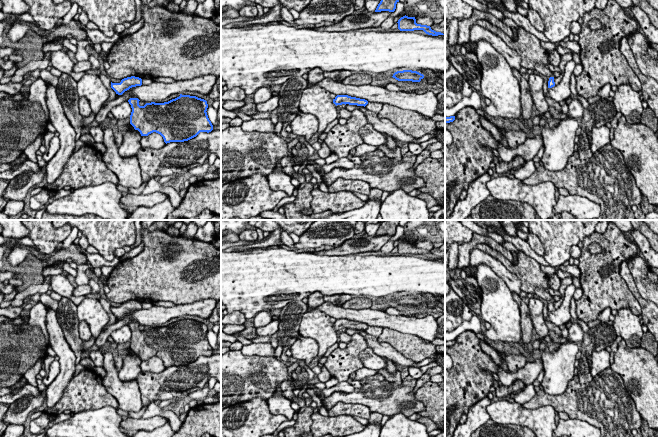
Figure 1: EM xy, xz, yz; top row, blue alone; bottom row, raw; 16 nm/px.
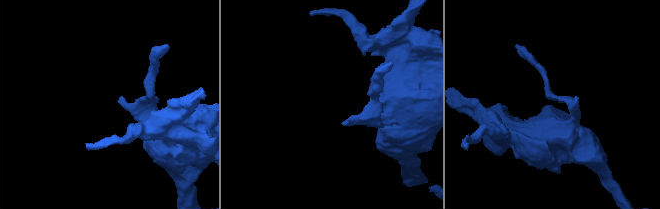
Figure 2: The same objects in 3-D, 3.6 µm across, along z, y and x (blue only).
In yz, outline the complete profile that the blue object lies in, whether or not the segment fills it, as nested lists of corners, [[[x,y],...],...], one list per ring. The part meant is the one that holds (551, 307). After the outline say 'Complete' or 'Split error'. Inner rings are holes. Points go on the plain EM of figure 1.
[[[567,277],[563,280],[561,280],[561,285],[560,285],[560,288],[559,288],[559,292],[561,294],[561,297],[557,302],[554,302],[554,301],[549,302],[548,312],[554,311],[555,309],[557,309],[561,305],[561,303],[564,299],[564,296],[565,296],[565,290],[571,284],[572,284],[572,278],[570,278],[570,277]]]. Split error

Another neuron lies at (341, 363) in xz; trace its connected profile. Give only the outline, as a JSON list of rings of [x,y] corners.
[[[354,333],[345,349],[338,347],[327,357],[324,367],[329,371],[331,378],[336,378],[338,382],[346,382],[352,373],[364,367],[359,354],[366,348],[368,345],[364,337]]]

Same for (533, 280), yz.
[[[478,244],[476,248],[492,256],[511,273],[515,274],[521,281],[521,291],[527,294],[531,293],[547,302],[553,301],[553,296],[546,291],[547,288],[550,288],[549,278],[541,270],[540,264],[536,260],[519,251],[517,253],[518,263],[512,264],[500,252],[493,250],[489,245]]]

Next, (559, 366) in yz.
[[[576,342],[559,345],[554,352],[541,351],[544,366],[544,378],[541,388],[546,394],[561,395],[568,382],[574,377],[576,355],[579,348]]]

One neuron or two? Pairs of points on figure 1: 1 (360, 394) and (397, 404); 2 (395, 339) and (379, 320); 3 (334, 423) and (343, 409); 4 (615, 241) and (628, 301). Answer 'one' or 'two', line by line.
1: one
2: two
3: two
4: one

